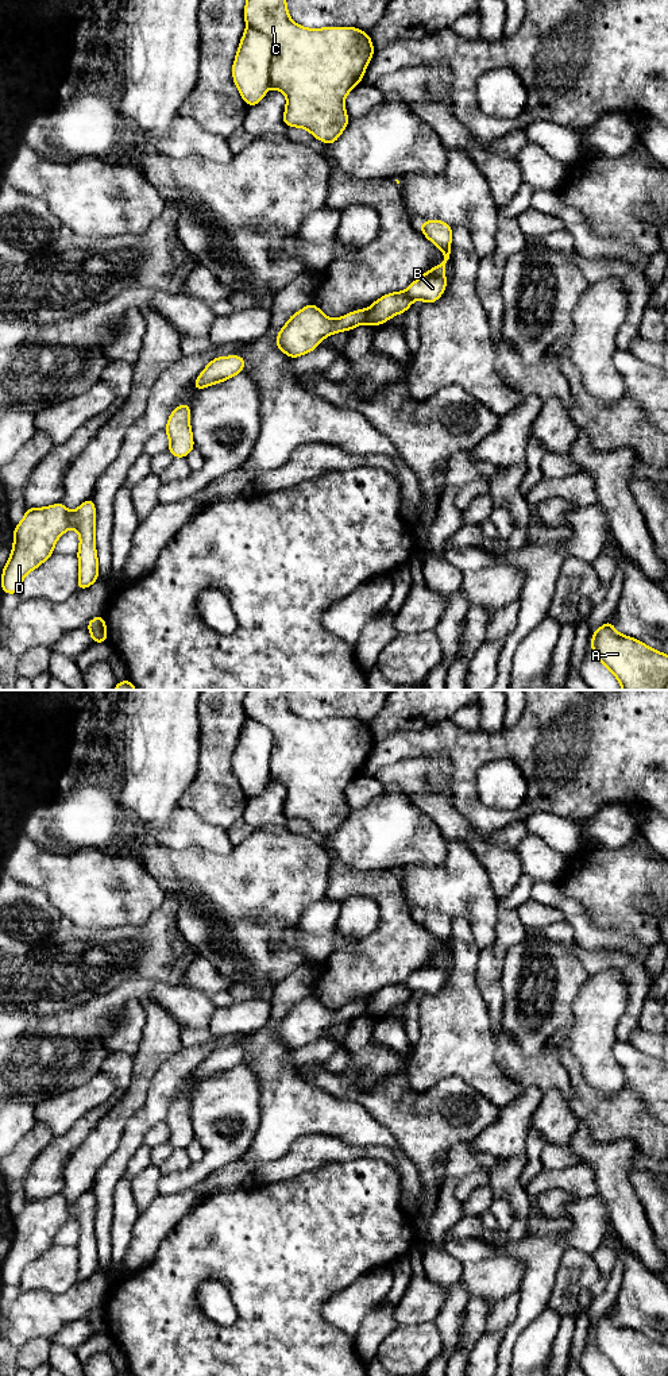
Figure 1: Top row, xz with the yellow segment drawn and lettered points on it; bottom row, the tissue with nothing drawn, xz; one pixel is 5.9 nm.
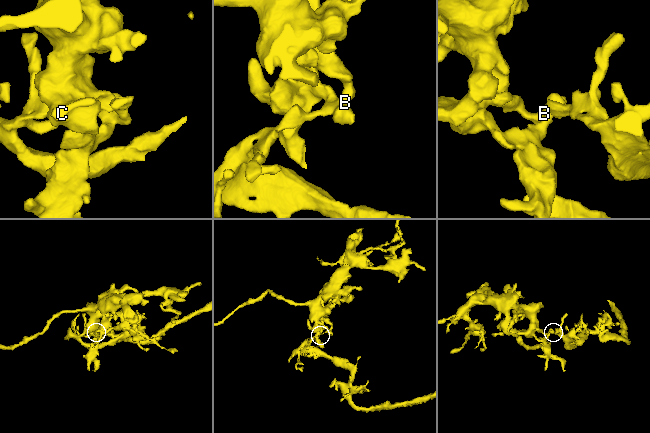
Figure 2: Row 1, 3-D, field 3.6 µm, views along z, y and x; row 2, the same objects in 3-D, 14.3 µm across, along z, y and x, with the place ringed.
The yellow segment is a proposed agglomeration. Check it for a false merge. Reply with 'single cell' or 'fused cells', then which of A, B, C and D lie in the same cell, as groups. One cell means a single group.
fused cells; A D / B C

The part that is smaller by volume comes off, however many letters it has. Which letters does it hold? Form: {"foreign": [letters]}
{"foreign": ["A", "D"]}

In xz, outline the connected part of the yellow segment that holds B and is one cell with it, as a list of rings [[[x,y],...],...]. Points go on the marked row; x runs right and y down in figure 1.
[[[425,220],[418,227],[424,236],[445,254],[445,258],[418,280],[413,281],[406,290],[387,293],[374,301],[368,307],[366,317],[367,324],[371,327],[381,325],[395,315],[405,313],[417,298],[425,304],[436,302],[447,288],[448,281],[444,265],[452,263],[452,227],[443,220]]]

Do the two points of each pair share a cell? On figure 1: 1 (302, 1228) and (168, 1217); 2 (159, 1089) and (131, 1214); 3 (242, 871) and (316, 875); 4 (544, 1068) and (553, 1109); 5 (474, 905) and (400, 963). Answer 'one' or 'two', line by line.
1: two
2: two
3: one
4: two
5: two

